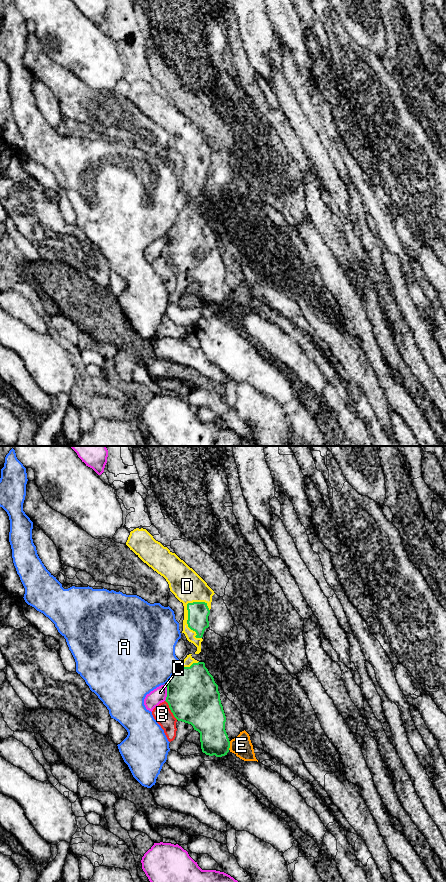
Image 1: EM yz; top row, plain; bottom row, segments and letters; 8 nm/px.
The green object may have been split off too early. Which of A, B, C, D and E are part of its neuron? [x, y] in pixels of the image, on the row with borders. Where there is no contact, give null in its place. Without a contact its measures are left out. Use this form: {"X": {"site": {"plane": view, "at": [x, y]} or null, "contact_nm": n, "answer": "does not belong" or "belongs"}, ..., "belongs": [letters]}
{"A": {"site": {"plane": "yz", "at": [172, 676]}, "contact_nm": 150, "answer": "does not belong"}, "B": {"site": {"plane": "yz", "at": [170, 709]}, "contact_nm": 190, "answer": "does not belong"}, "C": {"site": {"plane": "yz", "at": [167, 692]}, "contact_nm": 150, "answer": "does not belong"}, "D": {"site": {"plane": "yz", "at": [187, 623]}, "contact_nm": 320, "answer": "belongs"}, "E": {"site": {"plane": "yz", "at": [229, 745]}, "contact_nm": 70, "answer": "does not belong"}, "belongs": ["D"]}

